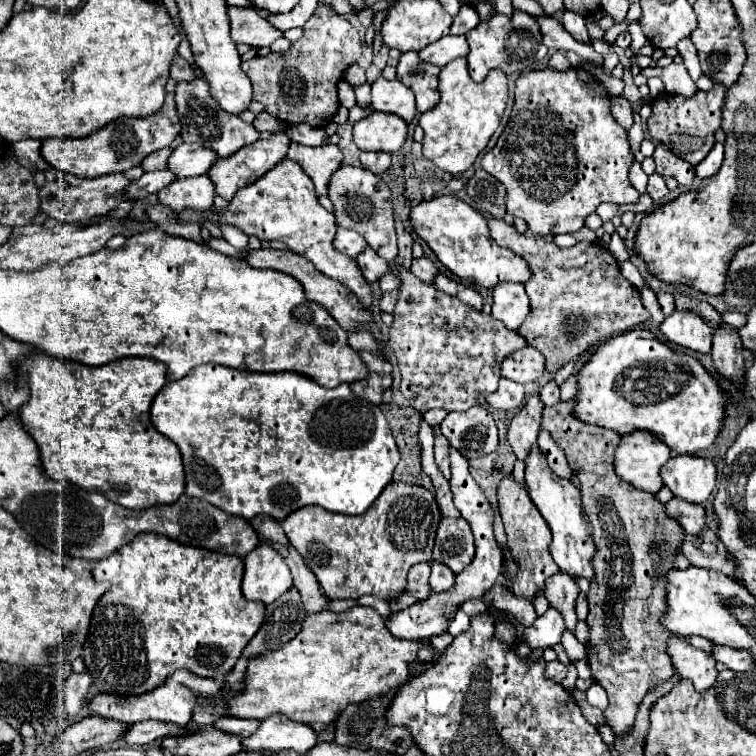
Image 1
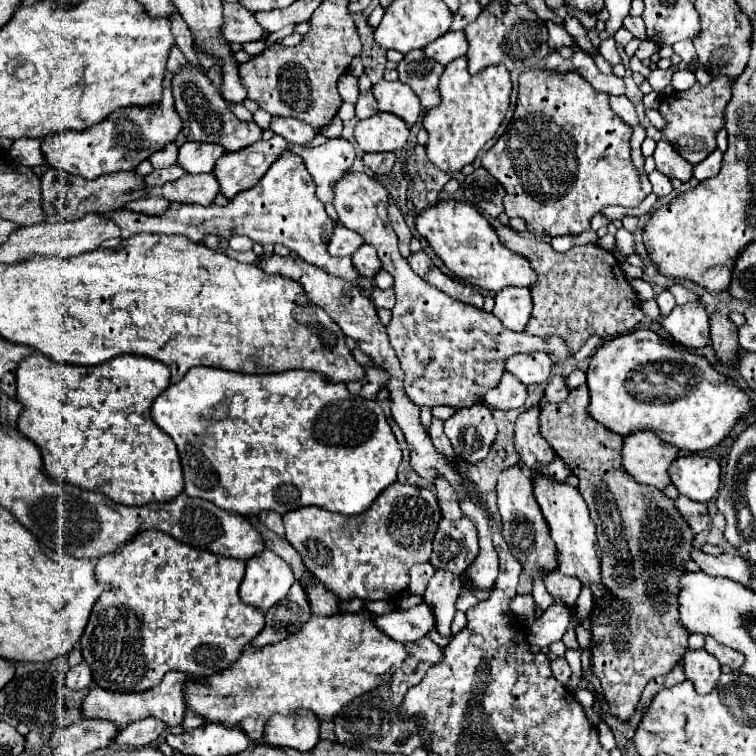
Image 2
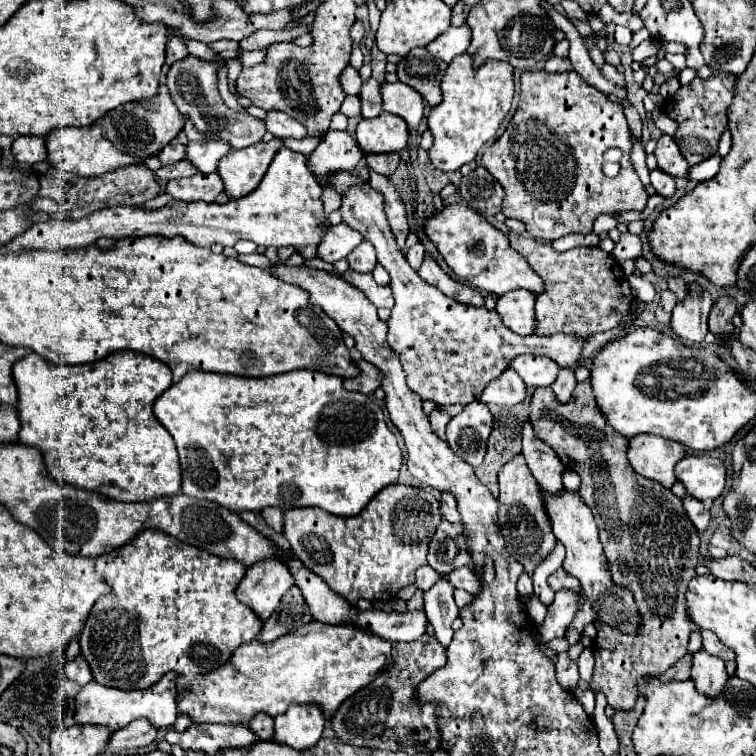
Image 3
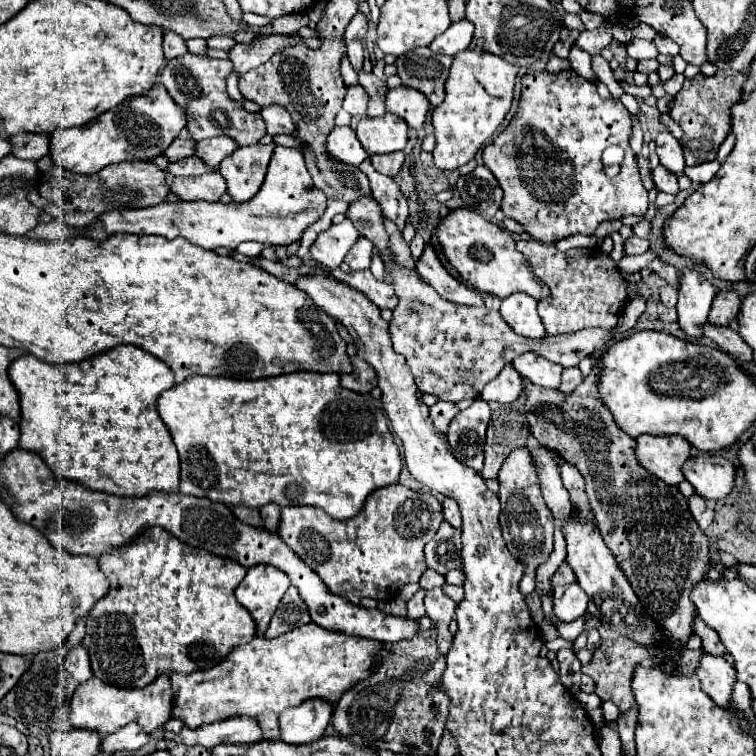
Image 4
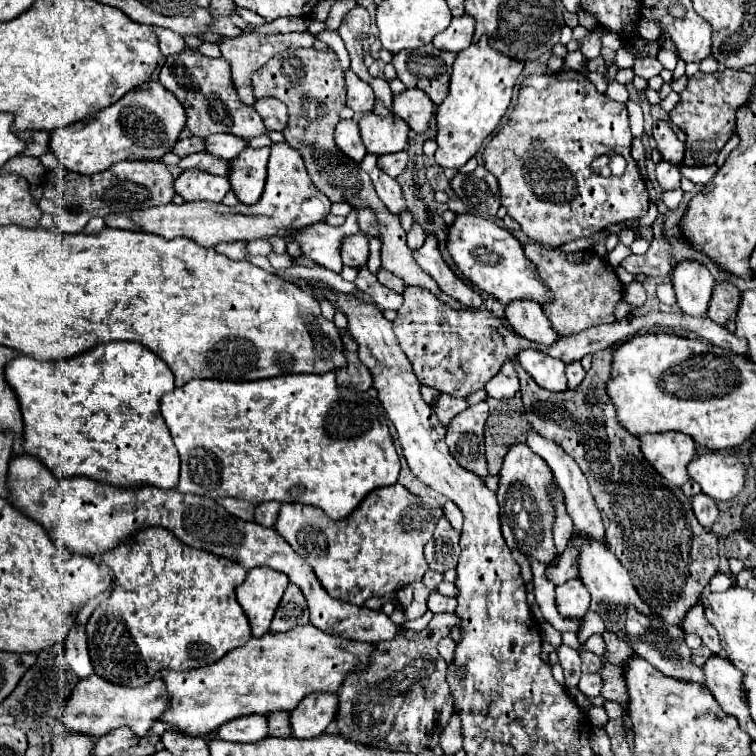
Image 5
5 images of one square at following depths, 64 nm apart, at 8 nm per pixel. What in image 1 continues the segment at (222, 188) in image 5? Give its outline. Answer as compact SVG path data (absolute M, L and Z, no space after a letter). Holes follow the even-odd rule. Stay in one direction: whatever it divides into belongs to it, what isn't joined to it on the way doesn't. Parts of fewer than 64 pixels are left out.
M204 174L204 176L196 176L196 178L174 180L164 190L158 192L158 202L172 208L178 214L182 214L186 210L206 212L212 206L214 194L216 194L214 184Z

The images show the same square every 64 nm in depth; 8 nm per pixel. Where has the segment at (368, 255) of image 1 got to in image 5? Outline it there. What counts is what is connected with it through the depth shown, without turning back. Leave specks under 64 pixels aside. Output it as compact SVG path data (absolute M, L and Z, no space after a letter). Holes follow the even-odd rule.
M362 232L344 240L342 260L344 260L344 266L352 266L352 268L366 266L366 262L368 262L368 238L362 236Z

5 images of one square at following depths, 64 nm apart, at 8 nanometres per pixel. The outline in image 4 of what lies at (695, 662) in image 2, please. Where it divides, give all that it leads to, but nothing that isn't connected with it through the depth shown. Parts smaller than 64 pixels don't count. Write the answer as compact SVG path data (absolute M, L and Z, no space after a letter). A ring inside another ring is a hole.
M702 654L700 664L696 668L696 676L700 678L702 690L720 706L726 708L730 702L732 686L736 682L736 670L722 658L712 654Z

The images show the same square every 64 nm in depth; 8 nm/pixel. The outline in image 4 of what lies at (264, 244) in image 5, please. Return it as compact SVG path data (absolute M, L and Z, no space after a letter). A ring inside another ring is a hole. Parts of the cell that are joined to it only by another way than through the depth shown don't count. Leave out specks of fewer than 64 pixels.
M242 242L236 250L248 258L254 258L254 256L260 256L264 244L258 244L258 242Z

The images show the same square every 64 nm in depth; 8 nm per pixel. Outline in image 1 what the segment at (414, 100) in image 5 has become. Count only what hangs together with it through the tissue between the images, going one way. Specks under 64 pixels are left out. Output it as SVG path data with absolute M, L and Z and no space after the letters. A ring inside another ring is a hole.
M382 76L372 84L372 108L378 112L396 114L406 122L410 122L416 116L412 90L398 80L390 82Z

